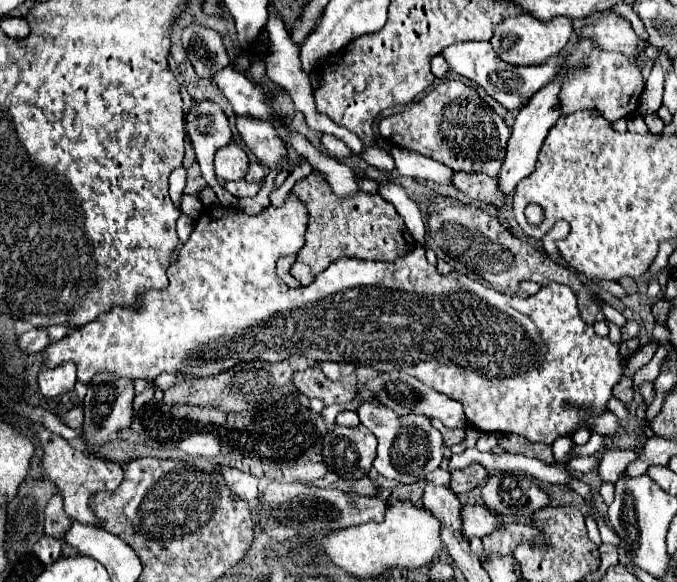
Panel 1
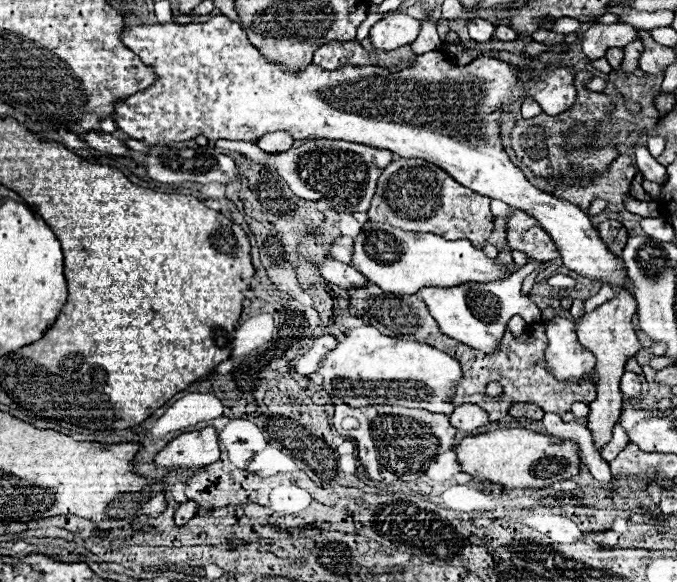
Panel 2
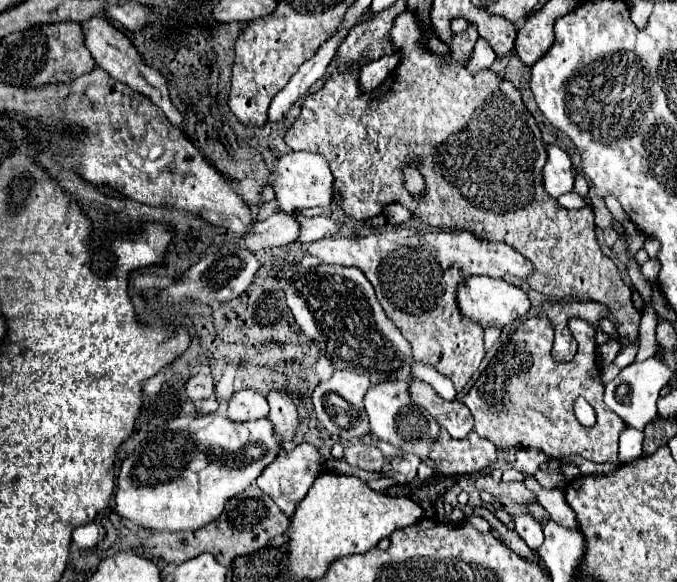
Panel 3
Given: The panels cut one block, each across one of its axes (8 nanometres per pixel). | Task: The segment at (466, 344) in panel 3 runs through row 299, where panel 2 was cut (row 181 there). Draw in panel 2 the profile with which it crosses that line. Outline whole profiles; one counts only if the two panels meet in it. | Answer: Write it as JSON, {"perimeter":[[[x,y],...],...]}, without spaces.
{"perimeter":[[[398,158],[382,170],[372,198],[370,218],[372,222],[386,222],[410,232],[432,232],[448,240],[466,238],[476,246],[486,242],[494,228],[490,198],[456,184],[442,168],[420,158]]]}

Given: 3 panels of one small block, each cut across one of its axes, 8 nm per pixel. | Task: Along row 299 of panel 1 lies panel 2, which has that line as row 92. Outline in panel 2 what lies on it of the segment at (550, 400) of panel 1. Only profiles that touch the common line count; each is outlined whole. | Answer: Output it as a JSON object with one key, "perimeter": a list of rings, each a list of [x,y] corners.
{"perimeter":[[[212,16],[208,22],[200,22],[200,24],[146,24],[146,26],[130,26],[130,28],[124,28],[122,32],[122,42],[126,44],[126,48],[130,48],[132,52],[136,52],[140,56],[140,60],[144,64],[150,64],[156,74],[160,76],[160,80],[152,86],[152,88],[146,88],[144,92],[136,92],[136,96],[128,96],[128,100],[124,100],[124,104],[116,104],[116,116],[112,116],[118,124],[118,128],[128,134],[130,138],[134,140],[144,140],[148,144],[158,144],[158,142],[164,142],[164,140],[172,140],[172,142],[182,142],[182,140],[194,140],[196,136],[206,136],[208,140],[218,140],[218,138],[226,138],[226,140],[258,140],[262,138],[264,134],[270,134],[270,132],[288,132],[294,140],[302,140],[302,138],[328,138],[328,140],[346,140],[346,142],[360,142],[360,144],[368,144],[368,146],[376,146],[376,148],[384,148],[384,150],[390,150],[402,158],[424,158],[436,166],[440,166],[442,170],[446,170],[456,182],[464,184],[466,188],[482,194],[482,196],[488,196],[488,198],[496,198],[496,200],[502,200],[506,202],[508,206],[512,206],[514,210],[522,210],[526,212],[528,216],[532,216],[534,220],[538,220],[538,224],[542,226],[544,232],[548,232],[548,236],[552,238],[552,242],[556,244],[558,252],[560,252],[560,258],[562,258],[562,264],[574,272],[578,272],[580,276],[586,276],[586,278],[592,278],[592,280],[602,280],[602,282],[610,282],[612,286],[624,286],[628,290],[632,290],[632,284],[630,280],[626,278],[626,270],[624,268],[618,268],[618,258],[606,248],[604,240],[598,236],[596,228],[592,226],[590,218],[580,210],[580,206],[568,202],[568,200],[560,200],[552,194],[546,194],[542,190],[538,190],[536,186],[532,186],[526,176],[520,172],[520,168],[516,168],[508,154],[504,152],[504,146],[502,146],[502,140],[500,140],[500,128],[498,128],[498,122],[500,122],[500,112],[498,108],[502,104],[508,104],[516,98],[534,98],[544,112],[552,112],[552,116],[564,112],[564,108],[570,108],[576,100],[576,90],[572,86],[572,80],[574,80],[574,70],[572,68],[558,68],[546,76],[542,76],[540,80],[536,78],[524,78],[524,72],[520,72],[516,66],[512,64],[506,64],[506,62],[500,62],[496,58],[476,58],[472,60],[470,64],[466,66],[458,66],[454,62],[450,62],[442,52],[434,50],[434,52],[426,52],[426,54],[420,54],[418,56],[418,62],[414,68],[410,70],[402,70],[402,72],[390,72],[382,66],[342,66],[338,70],[322,70],[322,68],[316,68],[314,64],[308,64],[300,74],[288,74],[284,70],[284,66],[278,66],[278,64],[270,64],[266,62],[264,58],[260,58],[260,52],[248,42],[248,36],[246,32],[240,28],[238,22],[232,22],[228,20],[226,16]]]}

